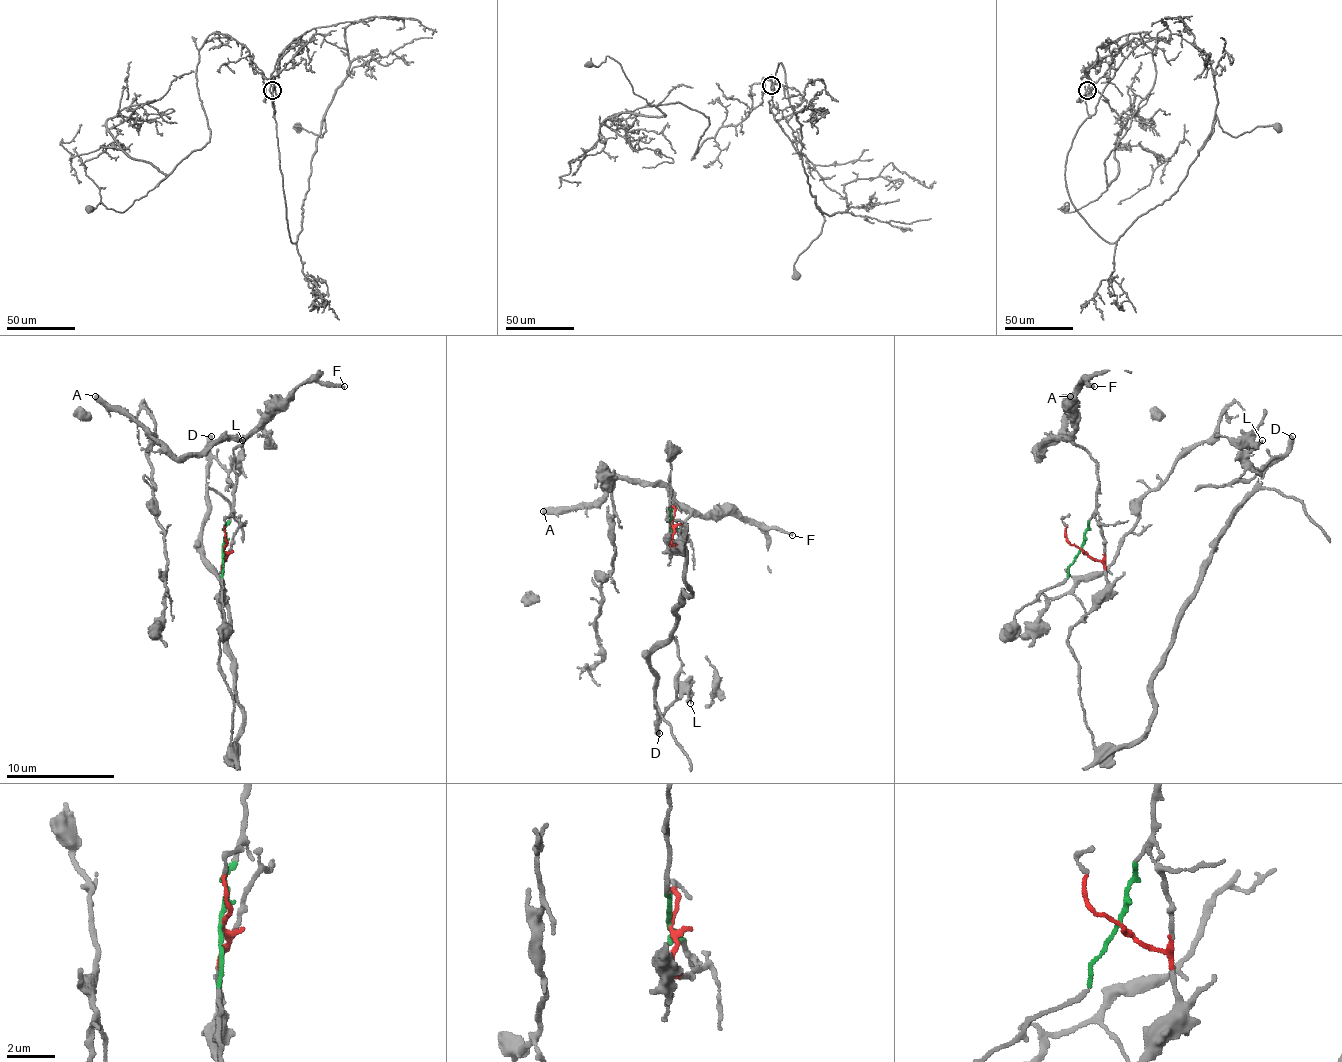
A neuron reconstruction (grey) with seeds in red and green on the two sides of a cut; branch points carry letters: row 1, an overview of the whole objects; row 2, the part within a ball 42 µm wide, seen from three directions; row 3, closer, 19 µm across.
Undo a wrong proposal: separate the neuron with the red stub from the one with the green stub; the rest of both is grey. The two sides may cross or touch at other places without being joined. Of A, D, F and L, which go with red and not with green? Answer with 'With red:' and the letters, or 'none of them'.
With red: D, L

